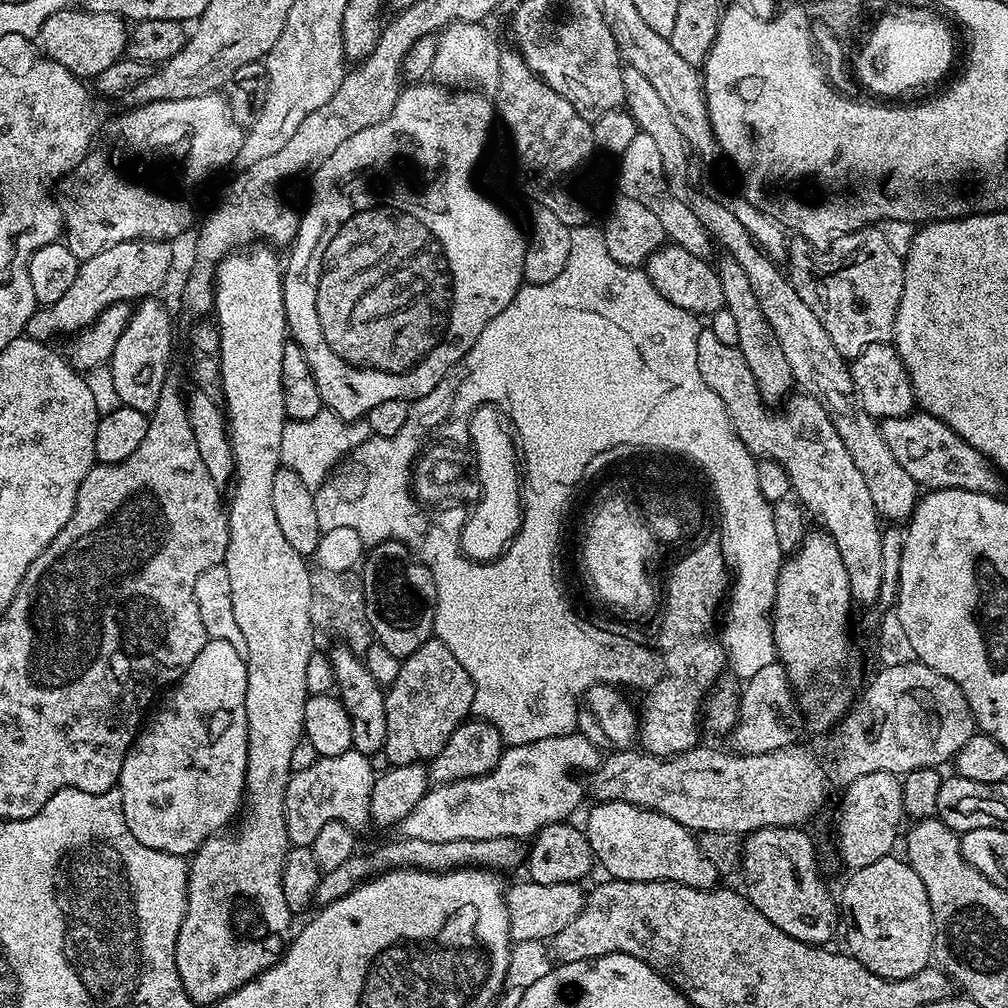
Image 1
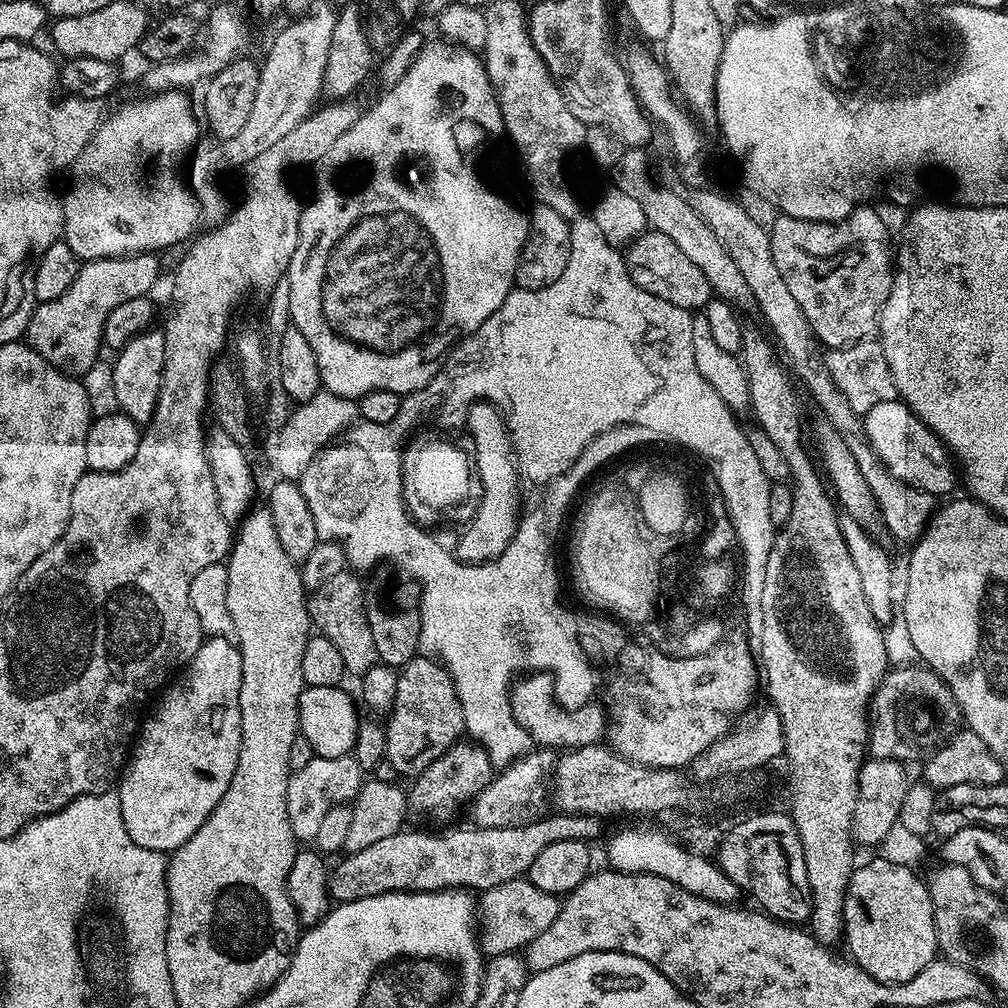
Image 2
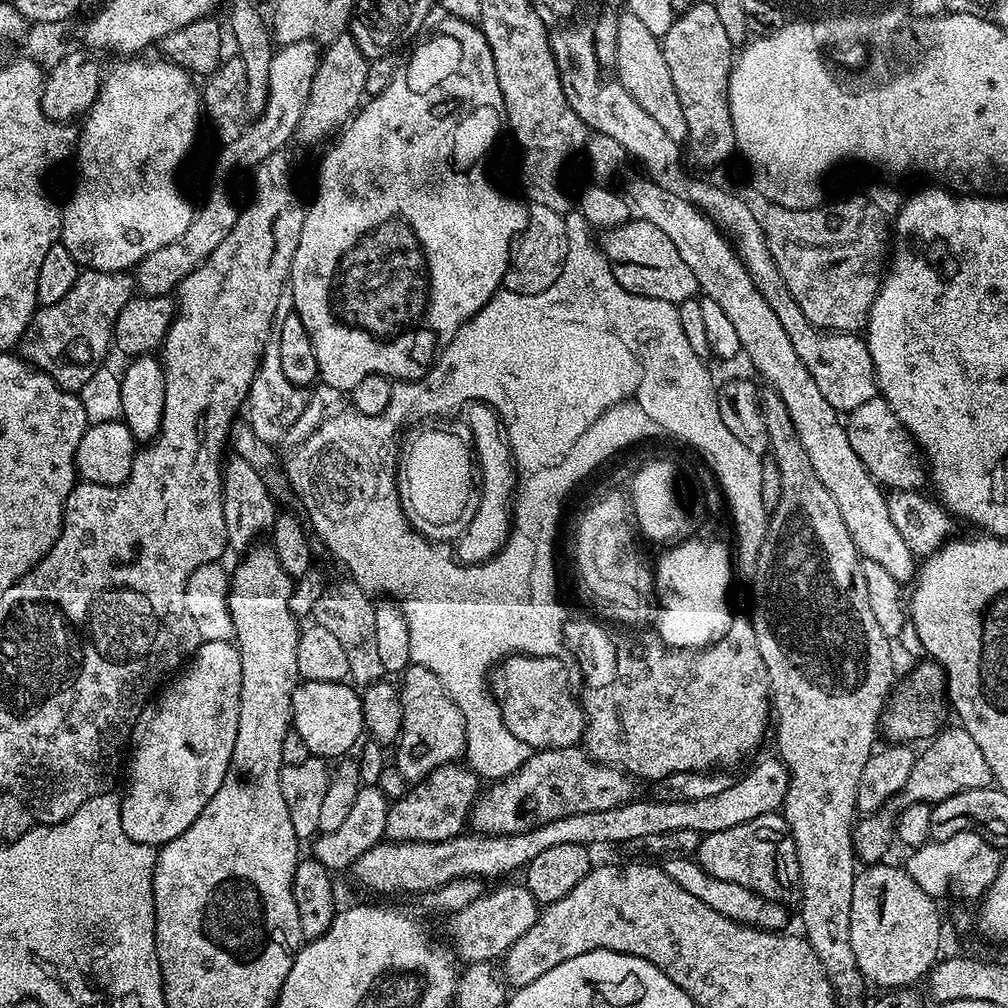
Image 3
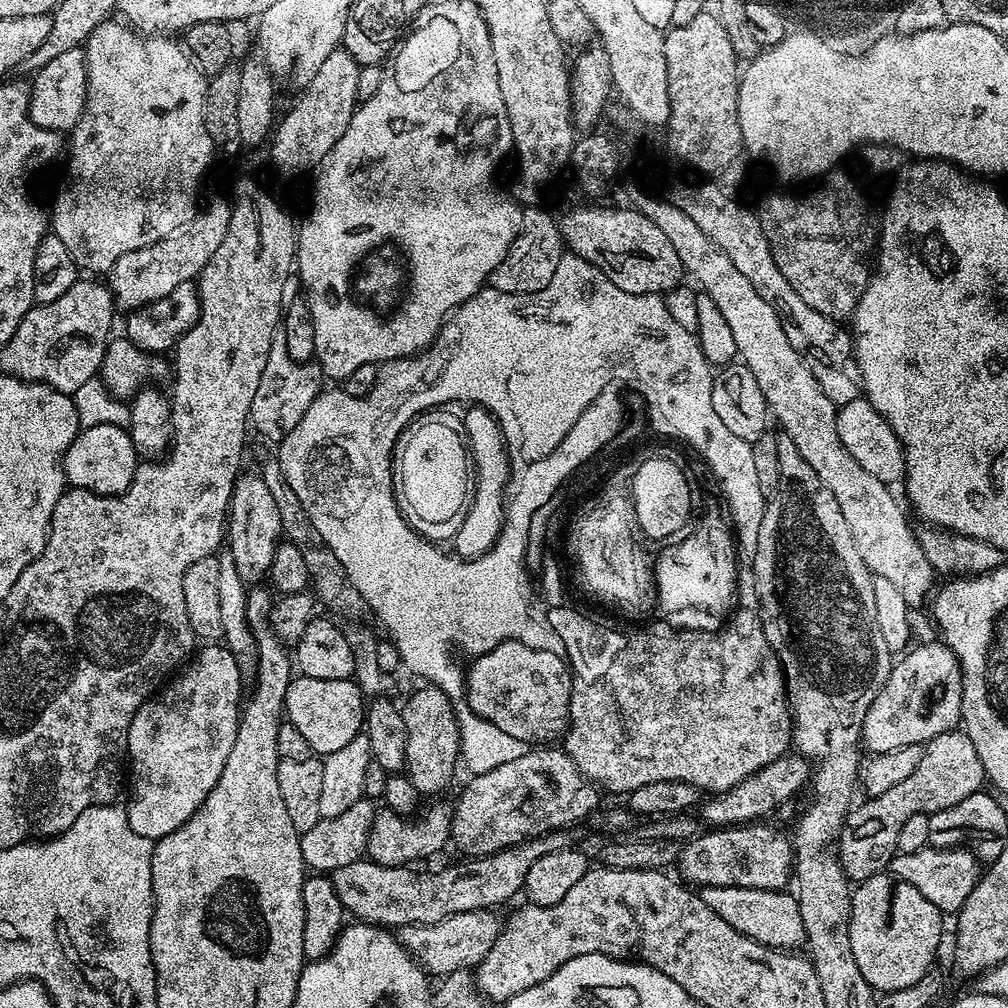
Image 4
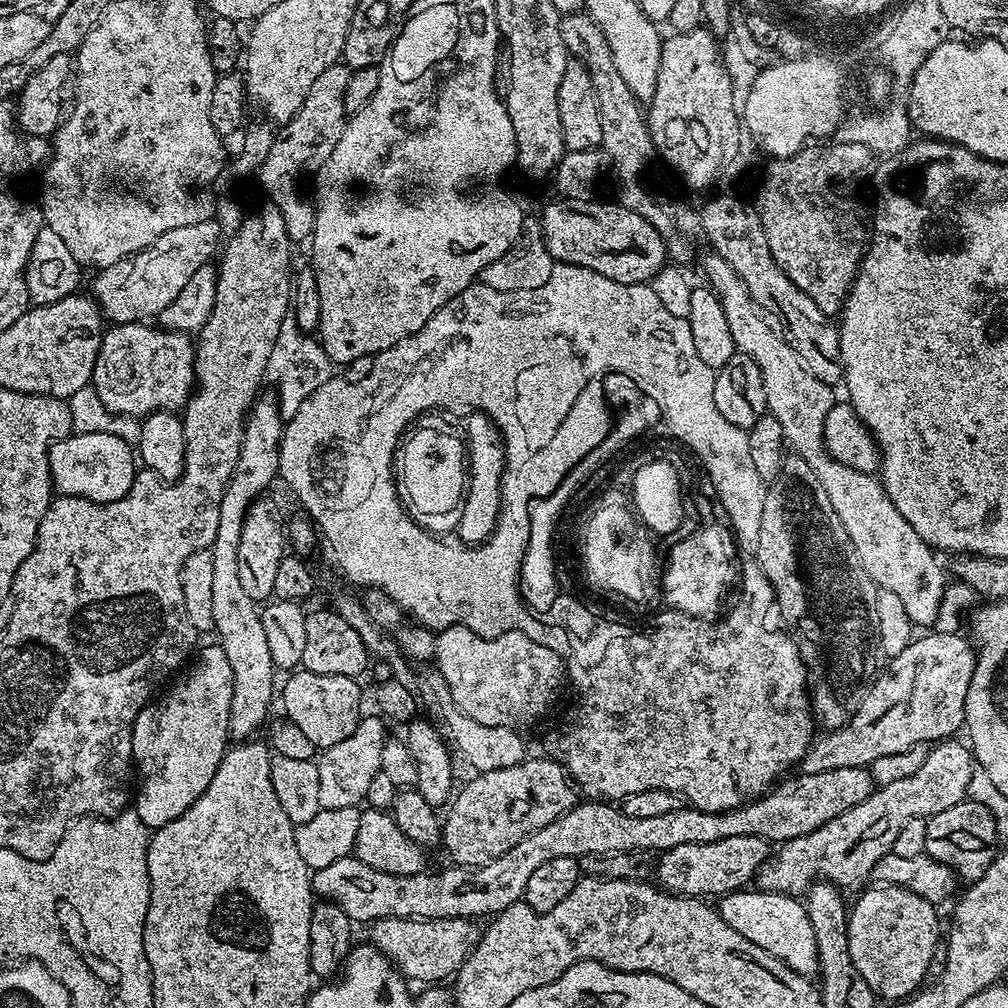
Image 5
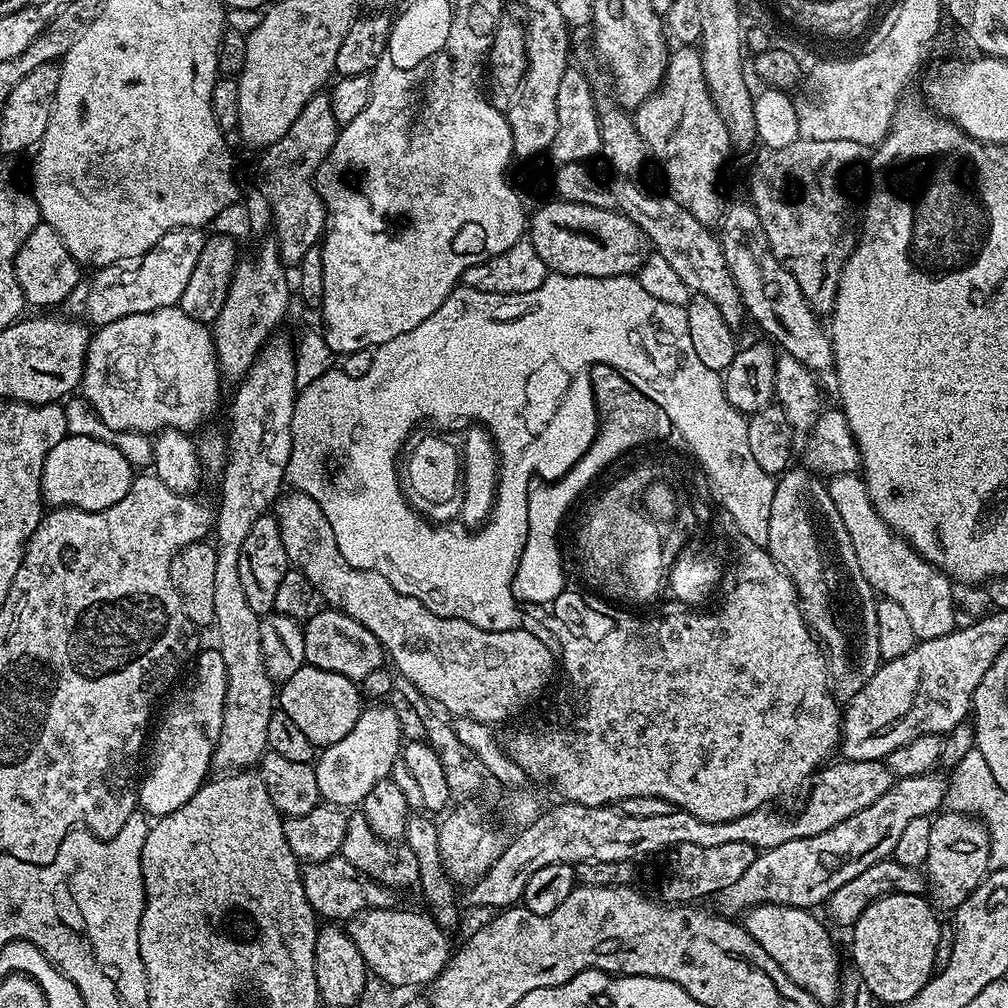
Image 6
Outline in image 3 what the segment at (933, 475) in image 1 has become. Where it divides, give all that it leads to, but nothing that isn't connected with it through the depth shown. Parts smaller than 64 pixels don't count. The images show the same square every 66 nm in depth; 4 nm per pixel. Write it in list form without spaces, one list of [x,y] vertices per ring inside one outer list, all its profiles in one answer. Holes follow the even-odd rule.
[[[877,398],[870,402],[862,402],[862,406],[847,413],[846,427],[850,446],[854,446],[854,454],[862,458],[862,466],[866,466],[866,470],[876,479],[877,484],[898,492],[915,492],[925,487],[923,484],[926,484],[926,461],[923,455],[918,454],[916,442],[906,430],[906,426],[897,418],[885,400]]]

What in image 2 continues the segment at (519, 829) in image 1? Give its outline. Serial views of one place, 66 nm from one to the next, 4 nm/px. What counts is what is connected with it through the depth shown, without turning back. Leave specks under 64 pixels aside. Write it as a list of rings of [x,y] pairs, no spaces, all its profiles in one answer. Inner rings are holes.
[[[533,750],[497,771],[470,805],[472,816],[476,819],[473,820],[475,827],[510,827],[531,821],[540,812],[538,810],[543,806],[543,800],[546,800],[546,781],[553,764],[554,756],[551,751]]]

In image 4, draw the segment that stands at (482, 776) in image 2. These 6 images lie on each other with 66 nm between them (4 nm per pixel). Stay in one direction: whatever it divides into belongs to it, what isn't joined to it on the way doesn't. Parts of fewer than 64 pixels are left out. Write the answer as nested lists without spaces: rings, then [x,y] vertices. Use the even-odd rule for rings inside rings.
[[[440,802],[429,803],[432,805],[428,809],[425,807],[419,813],[419,816],[421,815],[420,820],[400,816],[394,810],[381,807],[370,826],[370,838],[368,839],[368,851],[366,853],[367,859],[382,866],[402,868],[415,865],[415,860],[424,860],[427,856],[432,856],[435,852],[442,851],[444,843],[447,845],[452,835],[453,805],[451,803],[436,803]]]

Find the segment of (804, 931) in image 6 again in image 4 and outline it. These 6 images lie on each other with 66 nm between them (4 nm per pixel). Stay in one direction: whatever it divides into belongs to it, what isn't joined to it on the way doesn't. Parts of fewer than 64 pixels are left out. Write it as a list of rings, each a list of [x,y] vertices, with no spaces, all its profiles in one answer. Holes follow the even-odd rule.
[[[706,886],[699,889],[699,896],[718,918],[723,918],[734,926],[743,936],[748,936],[767,948],[796,950],[805,943],[802,926],[802,910],[791,891],[762,890],[742,886]]]

